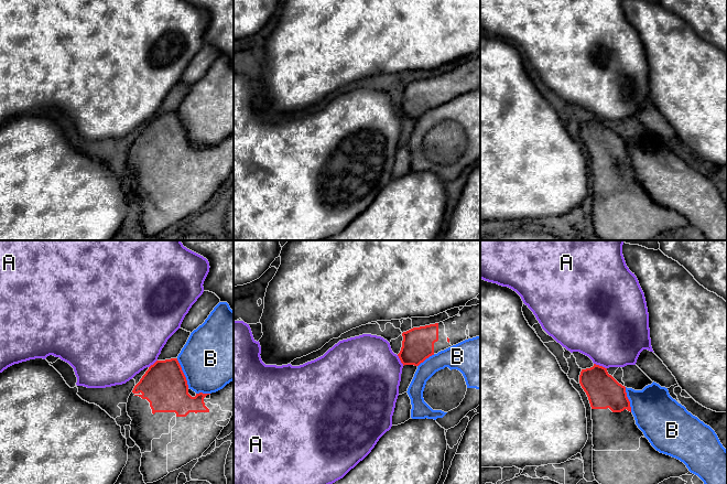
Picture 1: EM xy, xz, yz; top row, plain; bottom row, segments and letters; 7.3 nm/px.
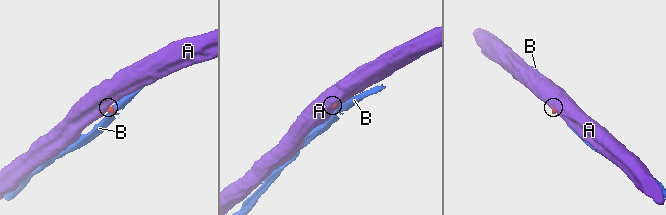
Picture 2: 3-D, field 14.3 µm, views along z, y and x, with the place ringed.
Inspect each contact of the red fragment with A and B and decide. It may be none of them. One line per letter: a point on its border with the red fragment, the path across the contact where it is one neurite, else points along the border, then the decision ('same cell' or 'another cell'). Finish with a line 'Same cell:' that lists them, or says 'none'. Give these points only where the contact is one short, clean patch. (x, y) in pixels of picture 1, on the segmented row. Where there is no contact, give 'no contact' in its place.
A: yz (600, 366) | another cell
B: xy (183, 373) | another cell
Same cell: none

